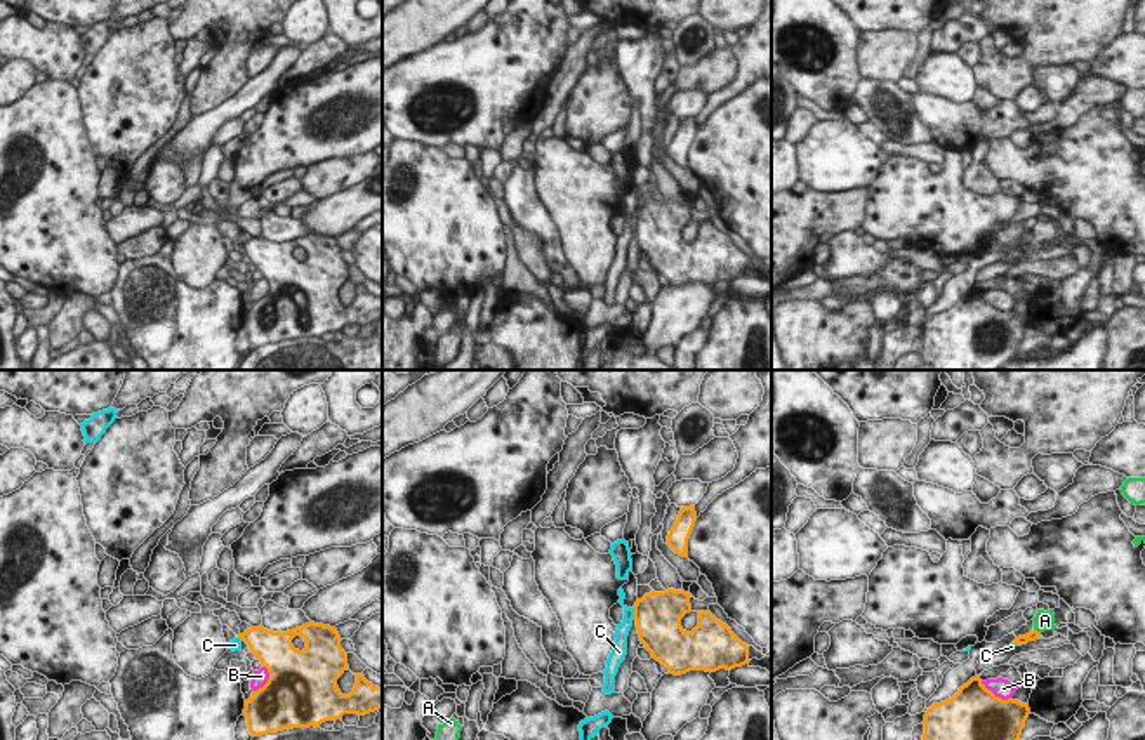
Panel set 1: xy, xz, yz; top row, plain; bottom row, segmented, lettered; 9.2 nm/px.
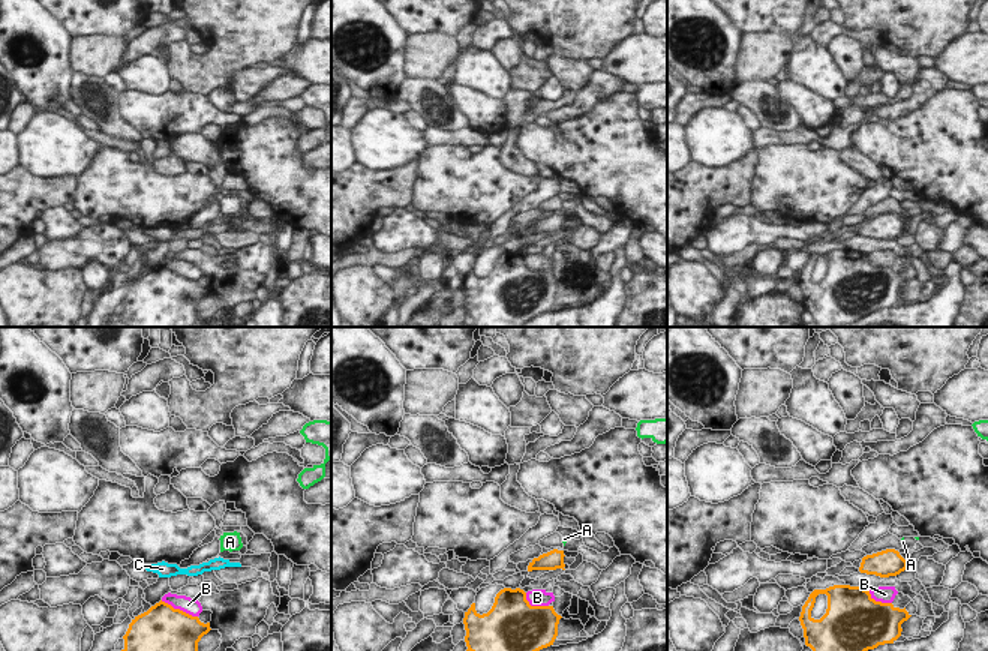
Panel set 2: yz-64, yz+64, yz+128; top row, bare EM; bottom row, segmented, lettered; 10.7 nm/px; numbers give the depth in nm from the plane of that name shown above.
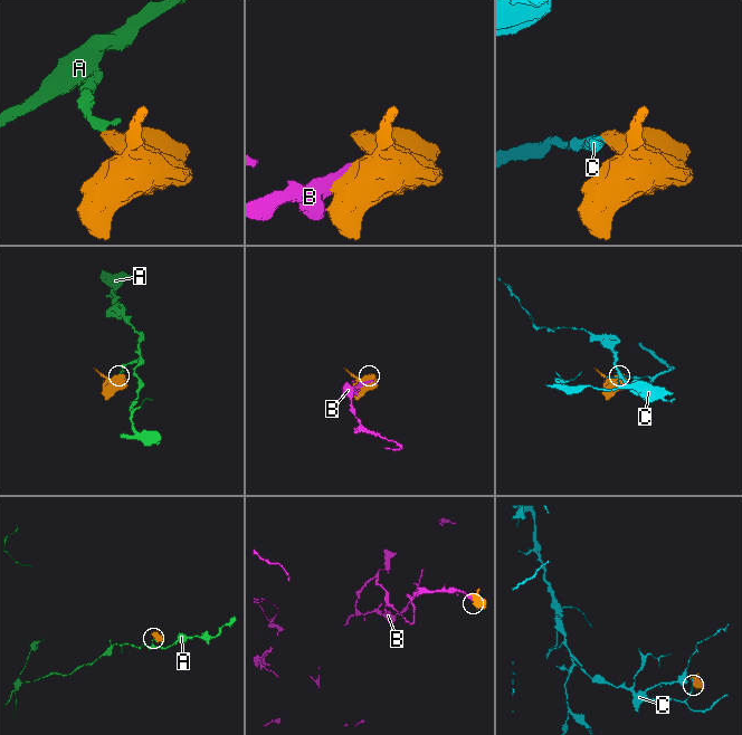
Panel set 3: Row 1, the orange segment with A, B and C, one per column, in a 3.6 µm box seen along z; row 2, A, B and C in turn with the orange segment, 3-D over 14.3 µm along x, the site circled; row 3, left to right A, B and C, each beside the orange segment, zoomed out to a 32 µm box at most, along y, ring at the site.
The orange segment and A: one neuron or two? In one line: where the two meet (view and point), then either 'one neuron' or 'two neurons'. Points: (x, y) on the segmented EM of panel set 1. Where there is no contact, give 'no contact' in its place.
meets orange in yz at (1036, 631); one neuron

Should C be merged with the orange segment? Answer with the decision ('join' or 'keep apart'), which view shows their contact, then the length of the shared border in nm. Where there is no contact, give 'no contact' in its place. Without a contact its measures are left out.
keep apart | xz | 120 nm

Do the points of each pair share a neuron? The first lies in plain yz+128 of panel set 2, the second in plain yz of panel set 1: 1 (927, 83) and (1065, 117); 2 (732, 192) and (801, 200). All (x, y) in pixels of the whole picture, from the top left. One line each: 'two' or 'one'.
1: one
2: one

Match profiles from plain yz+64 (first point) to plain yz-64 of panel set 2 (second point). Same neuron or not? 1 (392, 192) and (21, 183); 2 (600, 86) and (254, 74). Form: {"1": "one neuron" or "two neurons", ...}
{"1": "one neuron", "2": "two neurons"}

